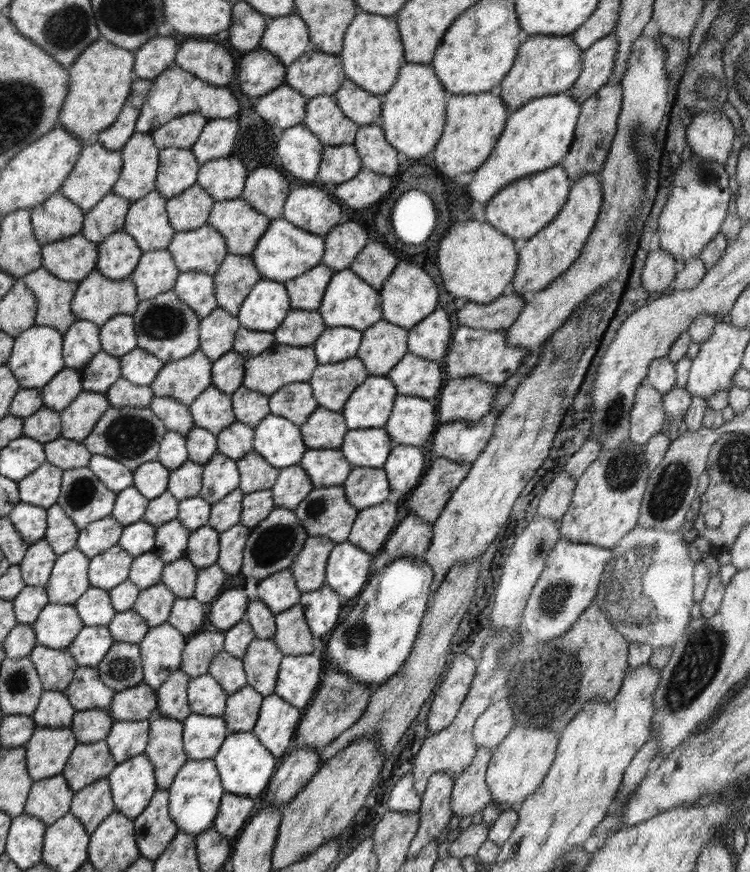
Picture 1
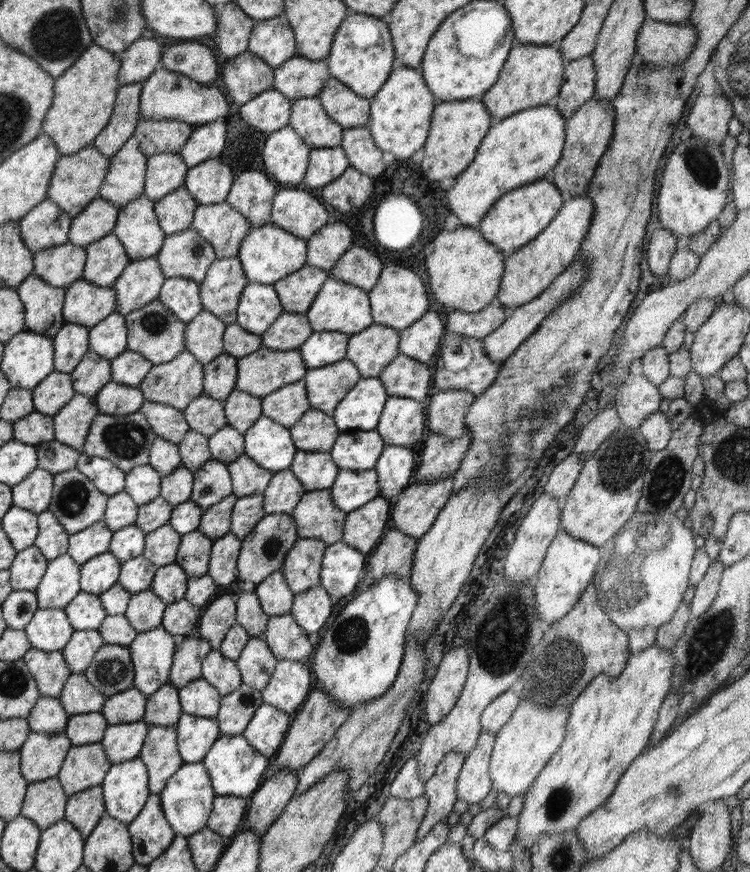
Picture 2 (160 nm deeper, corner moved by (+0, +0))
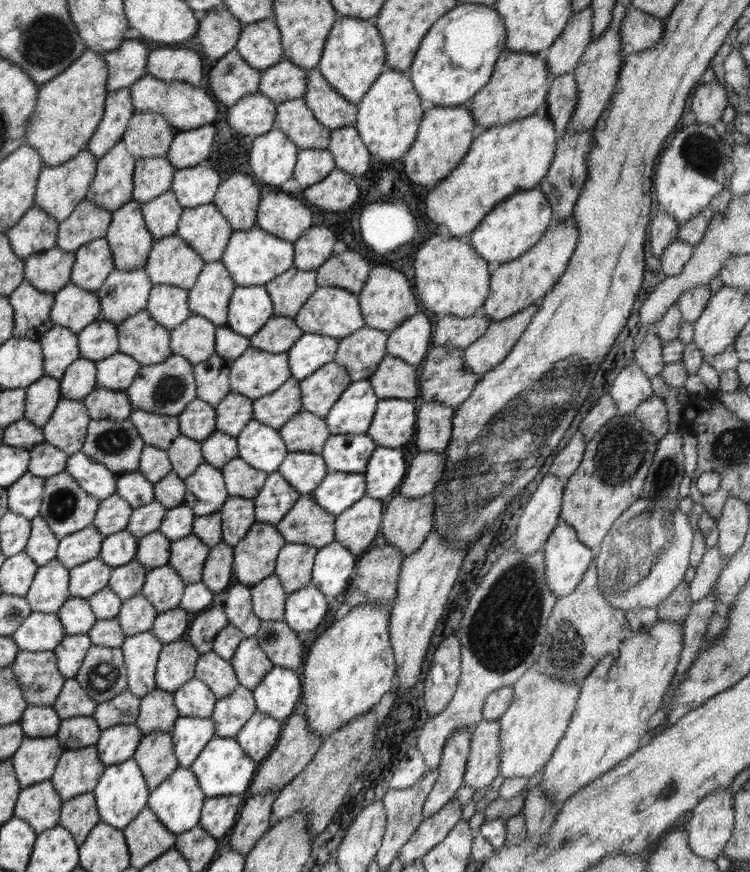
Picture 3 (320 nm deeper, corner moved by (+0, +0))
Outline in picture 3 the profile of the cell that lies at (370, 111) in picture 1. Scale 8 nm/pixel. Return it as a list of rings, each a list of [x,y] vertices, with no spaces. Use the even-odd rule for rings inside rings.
[[[317,67],[306,70],[307,87],[303,99],[313,117],[326,128],[355,126],[357,104],[337,93]]]

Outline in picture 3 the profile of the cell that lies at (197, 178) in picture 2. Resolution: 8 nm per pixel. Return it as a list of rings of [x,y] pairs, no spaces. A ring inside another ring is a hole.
[[[204,163],[178,169],[171,190],[180,206],[195,207],[213,203],[221,182],[219,173]]]

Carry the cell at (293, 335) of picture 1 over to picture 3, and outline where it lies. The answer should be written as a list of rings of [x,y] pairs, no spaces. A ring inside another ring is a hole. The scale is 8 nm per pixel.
[[[273,314],[250,341],[254,348],[278,354],[287,352],[303,334],[293,318]]]

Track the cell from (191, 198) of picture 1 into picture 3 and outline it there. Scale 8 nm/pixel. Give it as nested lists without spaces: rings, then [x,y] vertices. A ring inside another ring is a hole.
[[[172,190],[160,194],[150,202],[140,203],[146,229],[154,241],[175,235],[180,226],[184,206],[180,206]]]

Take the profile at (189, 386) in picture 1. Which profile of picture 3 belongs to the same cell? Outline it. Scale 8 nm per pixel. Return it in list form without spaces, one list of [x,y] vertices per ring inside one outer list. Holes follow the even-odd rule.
[[[172,354],[165,358],[164,362],[142,365],[125,393],[133,410],[145,410],[160,416],[163,414],[177,416],[189,402],[197,397],[193,364],[190,364],[184,356]]]

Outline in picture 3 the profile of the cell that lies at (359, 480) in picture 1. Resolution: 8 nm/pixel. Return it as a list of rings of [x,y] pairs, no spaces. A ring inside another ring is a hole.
[[[331,471],[311,492],[316,504],[326,512],[338,516],[348,510],[357,500],[366,495],[365,473],[343,473]]]

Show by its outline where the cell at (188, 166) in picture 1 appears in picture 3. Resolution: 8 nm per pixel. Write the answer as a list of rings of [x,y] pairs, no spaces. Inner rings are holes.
[[[166,157],[138,158],[134,162],[134,194],[132,198],[138,203],[150,202],[160,194],[171,190],[176,169]]]

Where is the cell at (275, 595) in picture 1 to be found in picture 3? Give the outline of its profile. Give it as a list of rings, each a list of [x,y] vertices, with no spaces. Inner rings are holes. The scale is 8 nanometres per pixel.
[[[272,573],[251,587],[253,613],[261,621],[283,620],[286,597],[280,579]]]

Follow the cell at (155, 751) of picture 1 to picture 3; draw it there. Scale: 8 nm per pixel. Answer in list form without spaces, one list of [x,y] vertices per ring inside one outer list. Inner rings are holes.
[[[153,730],[143,735],[133,759],[138,763],[150,793],[179,768],[168,731]]]

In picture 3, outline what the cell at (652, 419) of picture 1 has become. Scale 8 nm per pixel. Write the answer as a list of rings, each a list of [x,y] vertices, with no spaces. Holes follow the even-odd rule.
[[[635,362],[626,365],[614,379],[610,394],[620,413],[634,413],[644,399],[653,394],[647,374]]]

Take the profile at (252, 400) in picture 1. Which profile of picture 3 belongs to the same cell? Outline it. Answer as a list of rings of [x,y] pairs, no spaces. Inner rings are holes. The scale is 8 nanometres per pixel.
[[[230,391],[215,407],[216,428],[238,437],[240,431],[253,419],[253,399]]]

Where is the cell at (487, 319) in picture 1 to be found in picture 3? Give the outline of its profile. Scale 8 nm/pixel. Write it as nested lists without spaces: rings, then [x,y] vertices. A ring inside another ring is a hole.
[[[481,313],[466,318],[446,315],[436,322],[431,344],[432,346],[455,346],[465,349],[486,332],[491,322],[490,318]]]

